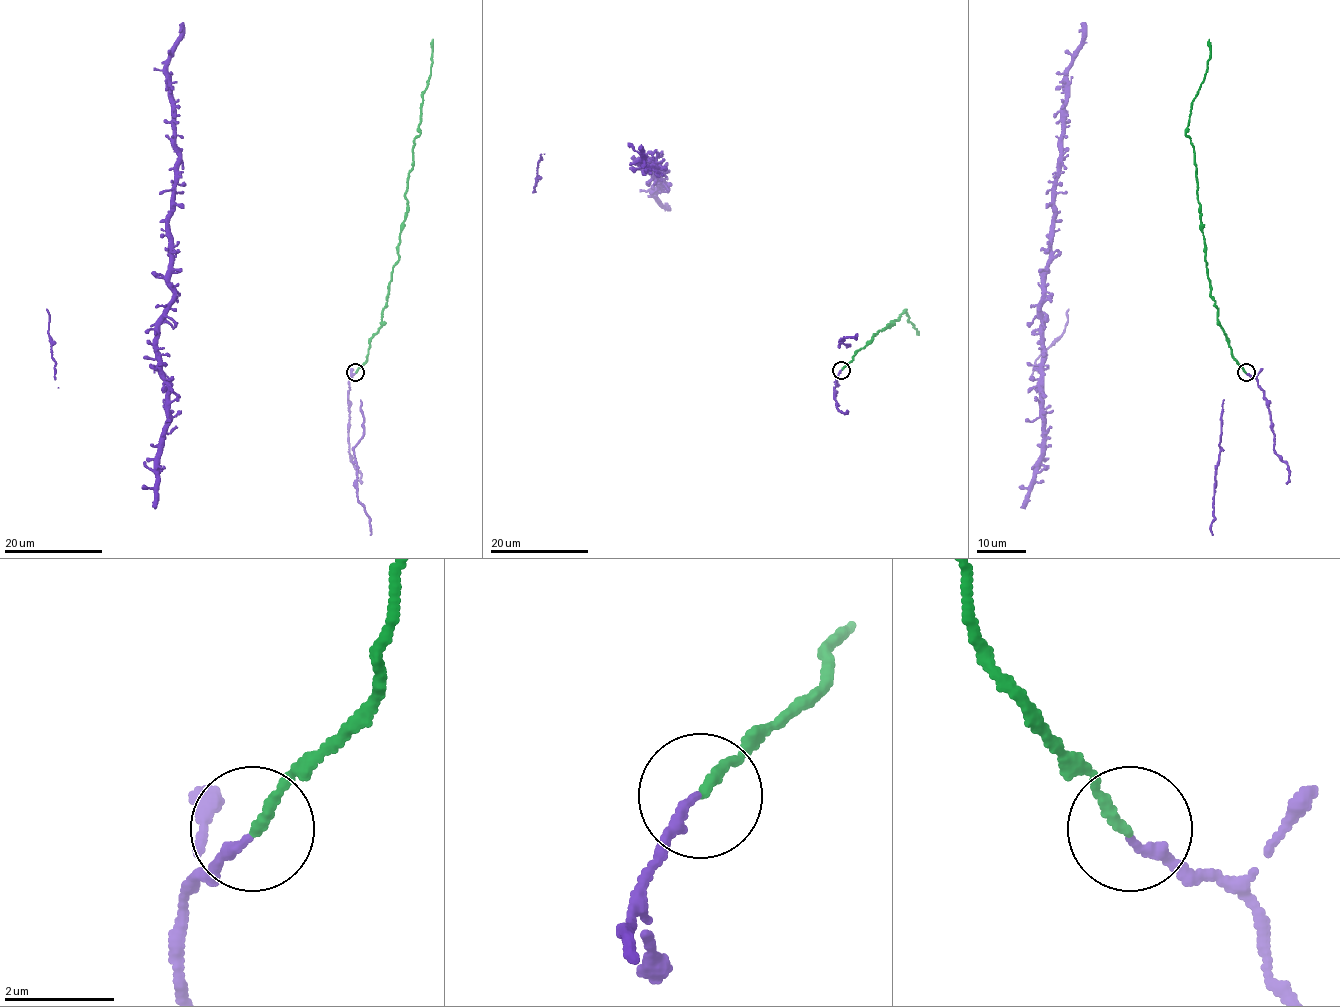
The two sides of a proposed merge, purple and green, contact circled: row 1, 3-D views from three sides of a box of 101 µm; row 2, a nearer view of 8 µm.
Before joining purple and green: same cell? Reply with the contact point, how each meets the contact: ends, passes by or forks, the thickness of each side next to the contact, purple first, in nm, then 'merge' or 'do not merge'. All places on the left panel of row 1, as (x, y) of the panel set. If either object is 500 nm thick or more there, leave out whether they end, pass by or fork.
(355, 372) | purple ends | green ends | 200/190 nm | merge

